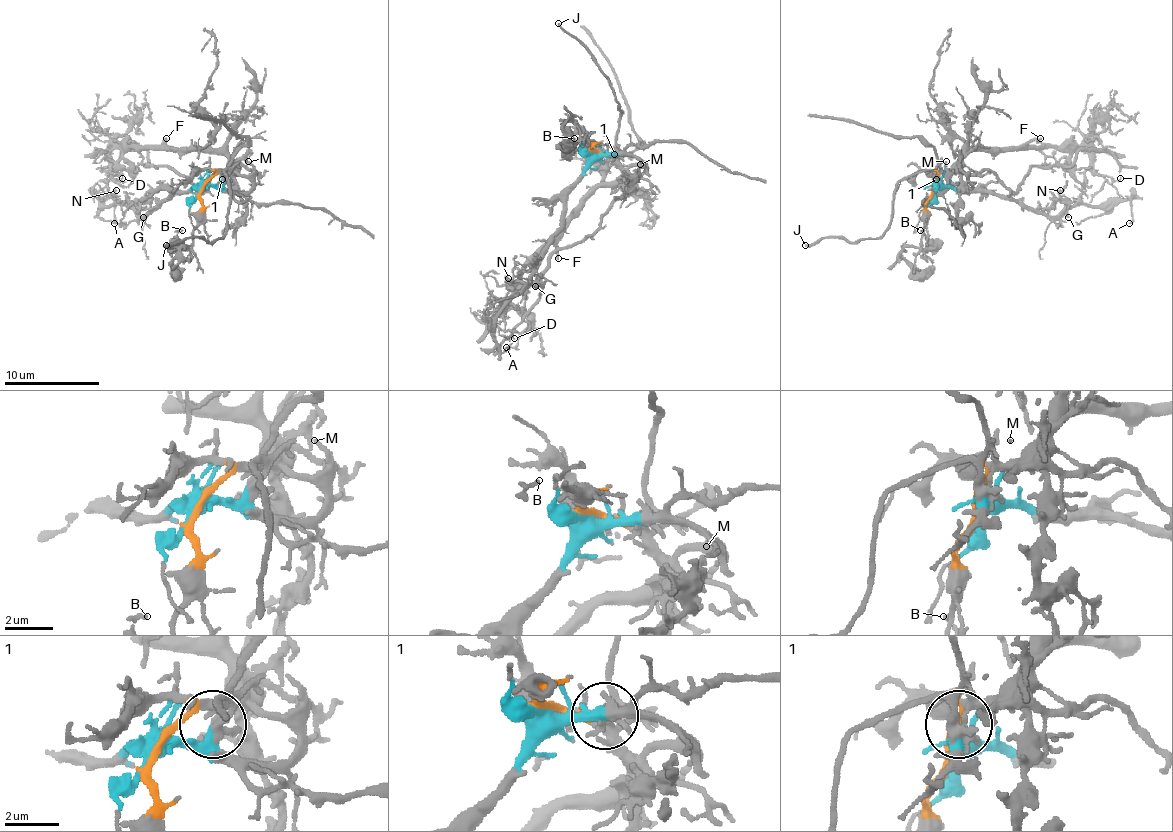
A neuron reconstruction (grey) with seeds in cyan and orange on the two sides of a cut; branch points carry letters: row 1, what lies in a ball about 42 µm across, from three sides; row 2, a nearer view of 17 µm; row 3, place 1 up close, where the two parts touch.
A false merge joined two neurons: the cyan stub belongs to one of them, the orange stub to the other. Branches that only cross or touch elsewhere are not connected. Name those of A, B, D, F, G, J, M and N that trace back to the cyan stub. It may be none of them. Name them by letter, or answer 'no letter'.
A, G, J, M, N

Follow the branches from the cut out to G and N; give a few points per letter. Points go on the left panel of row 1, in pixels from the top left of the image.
G: (200, 189), (197, 187), (174, 192), (150, 211), (140, 201), (150, 206), (143, 218)
N: (200, 189), (197, 187), (174, 192), (150, 211), (119, 201), (114, 196), (117, 189)

